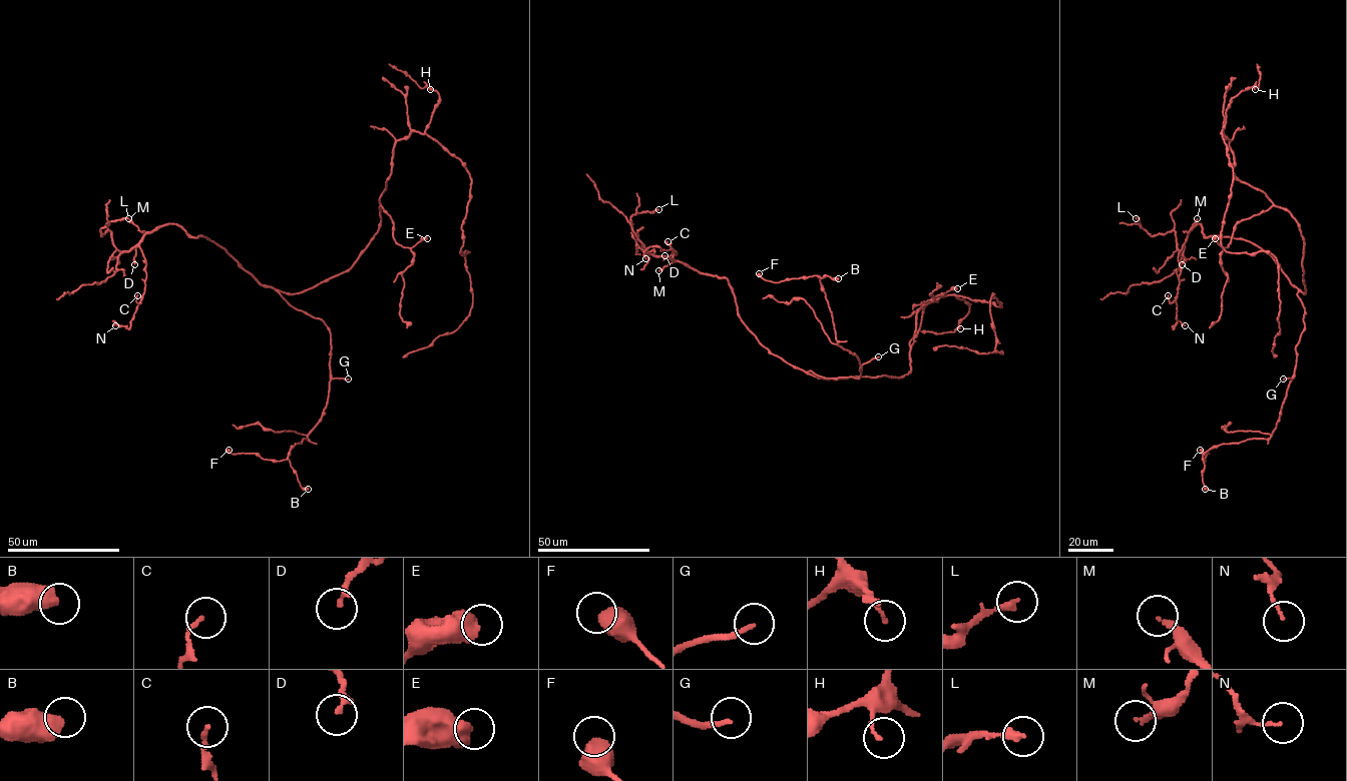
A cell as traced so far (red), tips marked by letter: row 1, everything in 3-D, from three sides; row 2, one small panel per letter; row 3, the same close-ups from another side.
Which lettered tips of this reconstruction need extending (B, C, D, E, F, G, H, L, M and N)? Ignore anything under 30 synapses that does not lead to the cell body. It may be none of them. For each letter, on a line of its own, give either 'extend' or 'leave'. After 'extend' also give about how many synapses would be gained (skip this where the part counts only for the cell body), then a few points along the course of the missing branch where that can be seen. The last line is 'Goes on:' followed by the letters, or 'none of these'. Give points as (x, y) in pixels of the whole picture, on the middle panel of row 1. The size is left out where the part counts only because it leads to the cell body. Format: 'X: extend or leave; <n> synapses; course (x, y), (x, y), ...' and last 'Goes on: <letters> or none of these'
B: leave
C: leave
D: leave
E: leave
F: leave
G: extend; 70 synapses; course (878, 356), (895, 354), (906, 334), (911, 292), (902, 282), (895, 282), (897, 295), (904, 293)
H: leave
L: leave
M: leave
N: leave
Goes on: G

